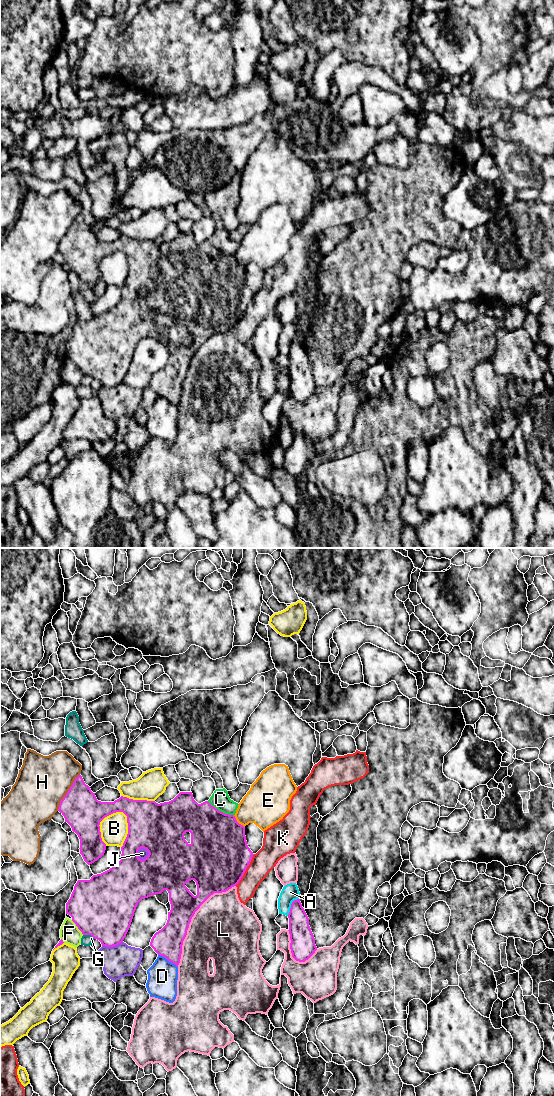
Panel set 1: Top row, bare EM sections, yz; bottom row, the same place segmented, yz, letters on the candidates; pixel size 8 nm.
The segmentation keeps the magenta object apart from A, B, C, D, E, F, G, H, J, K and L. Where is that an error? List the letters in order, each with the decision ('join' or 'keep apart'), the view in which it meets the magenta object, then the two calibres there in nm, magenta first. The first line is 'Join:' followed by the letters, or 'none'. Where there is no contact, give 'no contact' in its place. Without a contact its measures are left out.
Join: none
A: keep apart | yz | 180/140 nm
B: keep apart | yz | 400/220 nm
C: keep apart | yz | 440/150 nm
D: keep apart | yz | 240/240 nm
E: keep apart | yz | 460/320 nm
F: keep apart | yz | 480/160 nm
G: keep apart | yz | 500/90 nm
H: keep apart | yz | 300/420 nm
J: keep apart | yz | 400/80 nm
K: keep apart | yz | 500/180 nm
L: keep apart | yz | 220/480 nm

